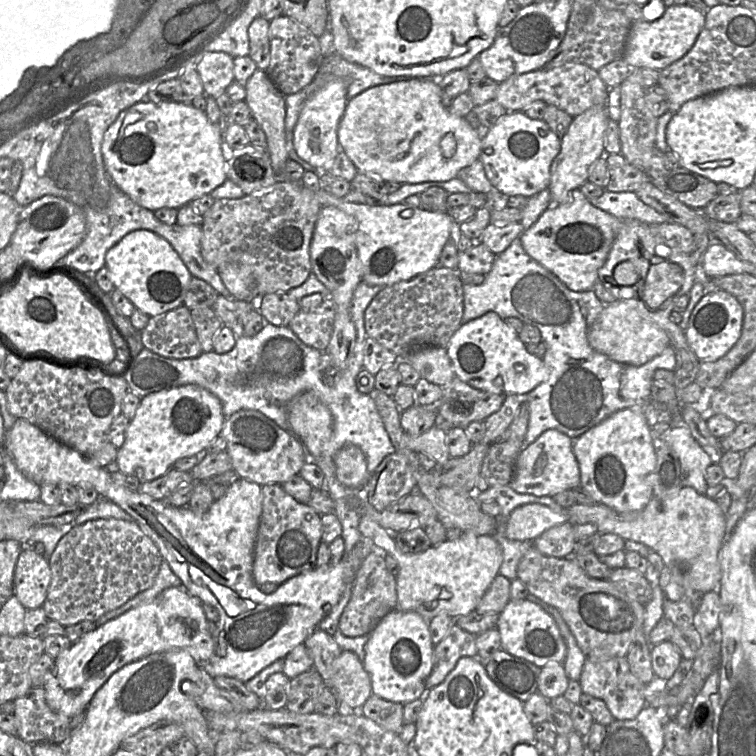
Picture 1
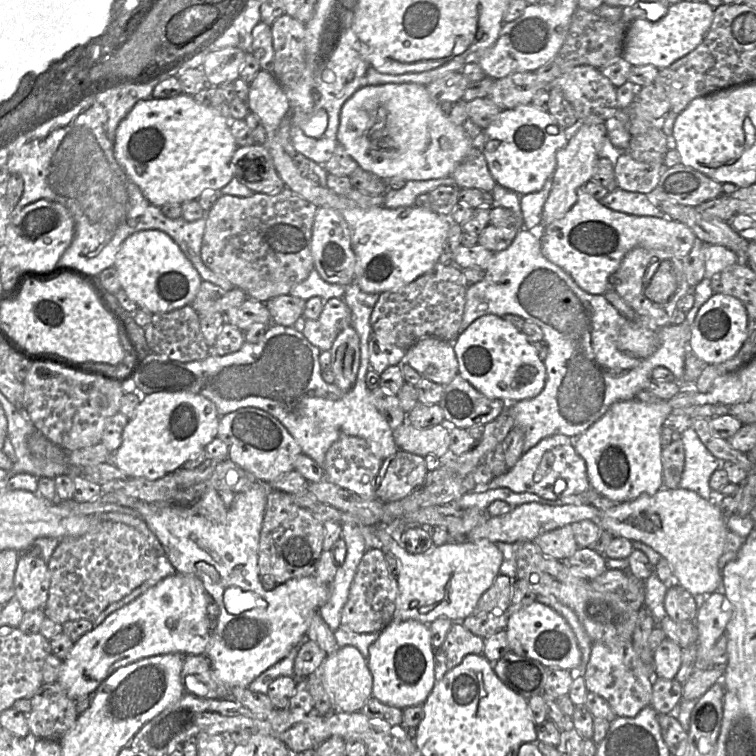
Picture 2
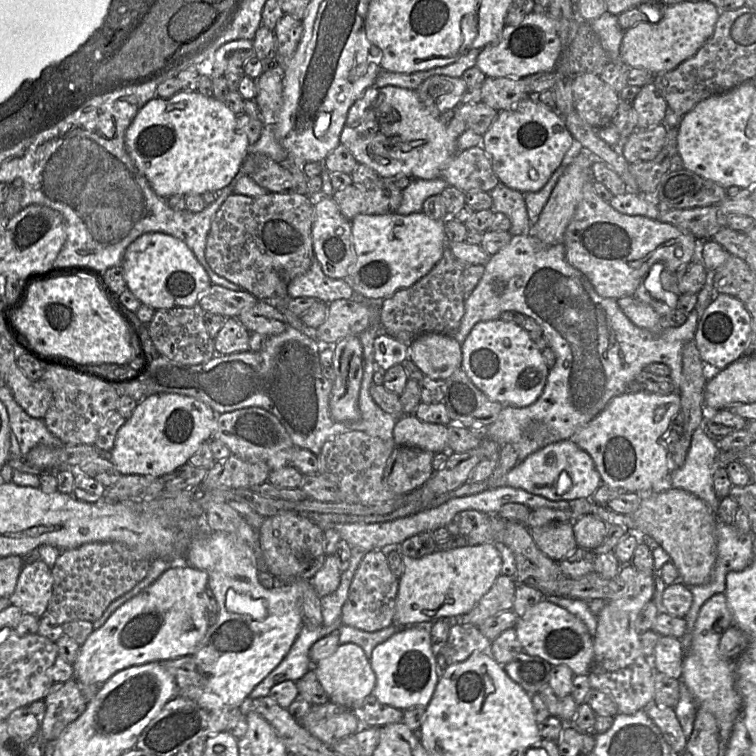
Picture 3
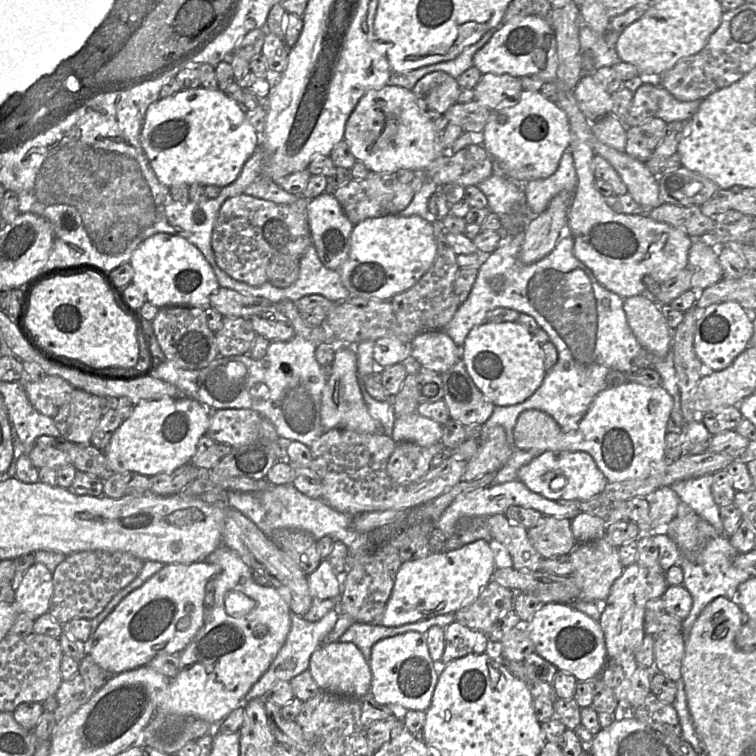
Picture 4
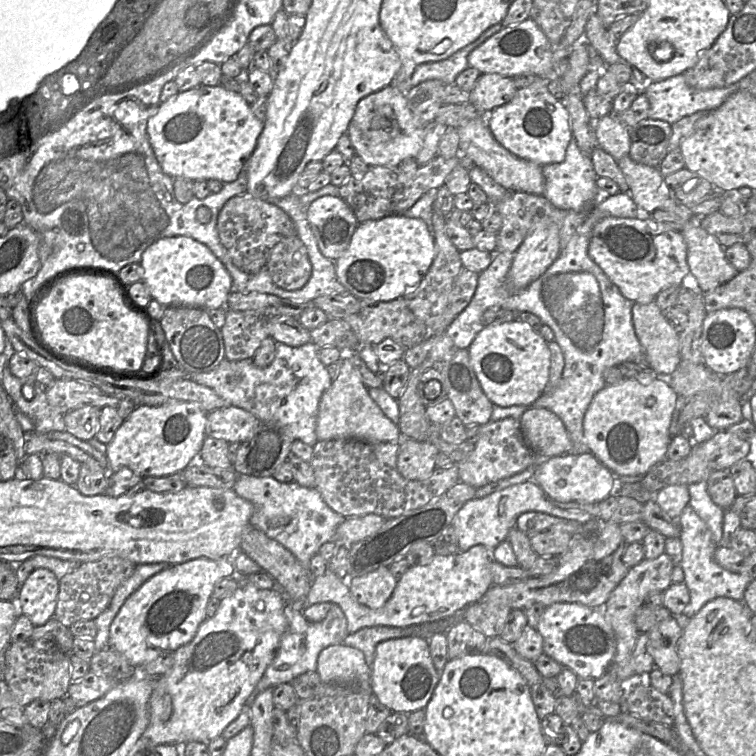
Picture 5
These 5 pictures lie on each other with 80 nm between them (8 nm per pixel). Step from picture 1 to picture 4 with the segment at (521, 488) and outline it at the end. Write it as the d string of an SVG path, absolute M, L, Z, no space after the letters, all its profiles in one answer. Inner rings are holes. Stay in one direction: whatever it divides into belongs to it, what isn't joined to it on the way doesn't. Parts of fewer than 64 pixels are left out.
M545 451L522 466L517 473L521 481L532 492L554 501L589 500L601 495L608 481L597 467L594 459L583 451Z

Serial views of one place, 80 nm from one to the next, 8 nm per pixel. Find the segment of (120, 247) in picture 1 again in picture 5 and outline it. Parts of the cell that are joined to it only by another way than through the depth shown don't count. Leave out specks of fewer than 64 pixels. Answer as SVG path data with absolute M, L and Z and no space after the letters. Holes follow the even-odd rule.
M187 236L162 238L142 254L142 282L152 299L166 307L186 306L204 310L226 307L232 279L224 265L204 244Z

